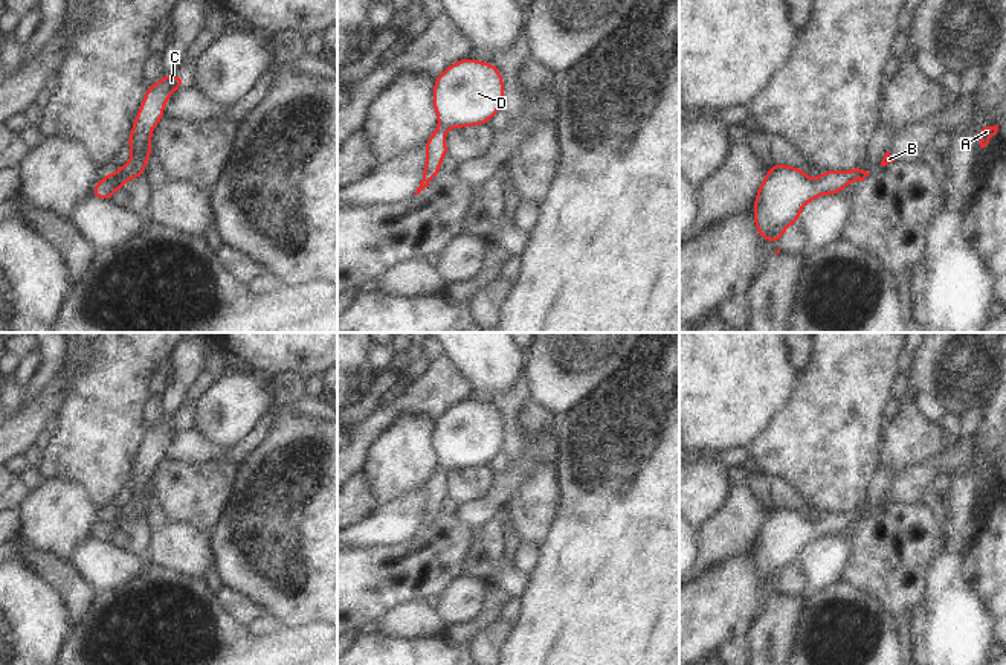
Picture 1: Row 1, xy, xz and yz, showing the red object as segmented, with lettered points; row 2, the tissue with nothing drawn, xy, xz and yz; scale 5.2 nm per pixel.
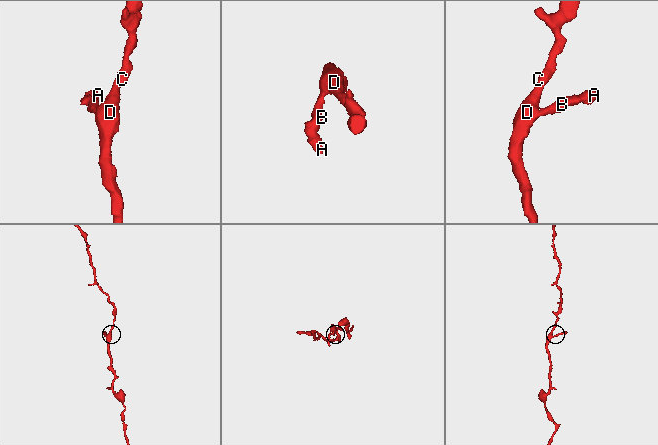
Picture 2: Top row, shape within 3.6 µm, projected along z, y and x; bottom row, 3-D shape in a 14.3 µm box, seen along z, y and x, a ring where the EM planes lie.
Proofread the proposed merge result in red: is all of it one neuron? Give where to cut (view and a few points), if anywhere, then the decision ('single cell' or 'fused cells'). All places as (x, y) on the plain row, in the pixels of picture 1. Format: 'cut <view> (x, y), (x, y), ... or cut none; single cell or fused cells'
cut none; single cell

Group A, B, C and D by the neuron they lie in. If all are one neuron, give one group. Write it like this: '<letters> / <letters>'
A B C D

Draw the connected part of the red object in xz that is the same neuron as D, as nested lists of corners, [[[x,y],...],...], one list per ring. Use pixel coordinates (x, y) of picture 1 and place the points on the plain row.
[[[459,401],[434,422],[432,445],[438,470],[424,485],[424,512],[414,537],[441,512],[441,503],[449,496],[449,471],[485,467],[504,448],[504,419],[493,404]]]

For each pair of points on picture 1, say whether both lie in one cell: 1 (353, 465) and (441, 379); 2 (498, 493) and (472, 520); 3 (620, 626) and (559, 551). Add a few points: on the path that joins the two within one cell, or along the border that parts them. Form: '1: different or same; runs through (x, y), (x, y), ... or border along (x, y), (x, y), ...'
1: same; runs through (361, 440), (385, 415), (415, 400)
2: same; runs through (493, 499), (478, 514)
3: same; runs through (615, 607), (577, 569)

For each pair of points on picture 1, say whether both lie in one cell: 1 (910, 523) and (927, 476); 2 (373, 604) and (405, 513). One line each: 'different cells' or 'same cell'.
1: different cells
2: different cells

